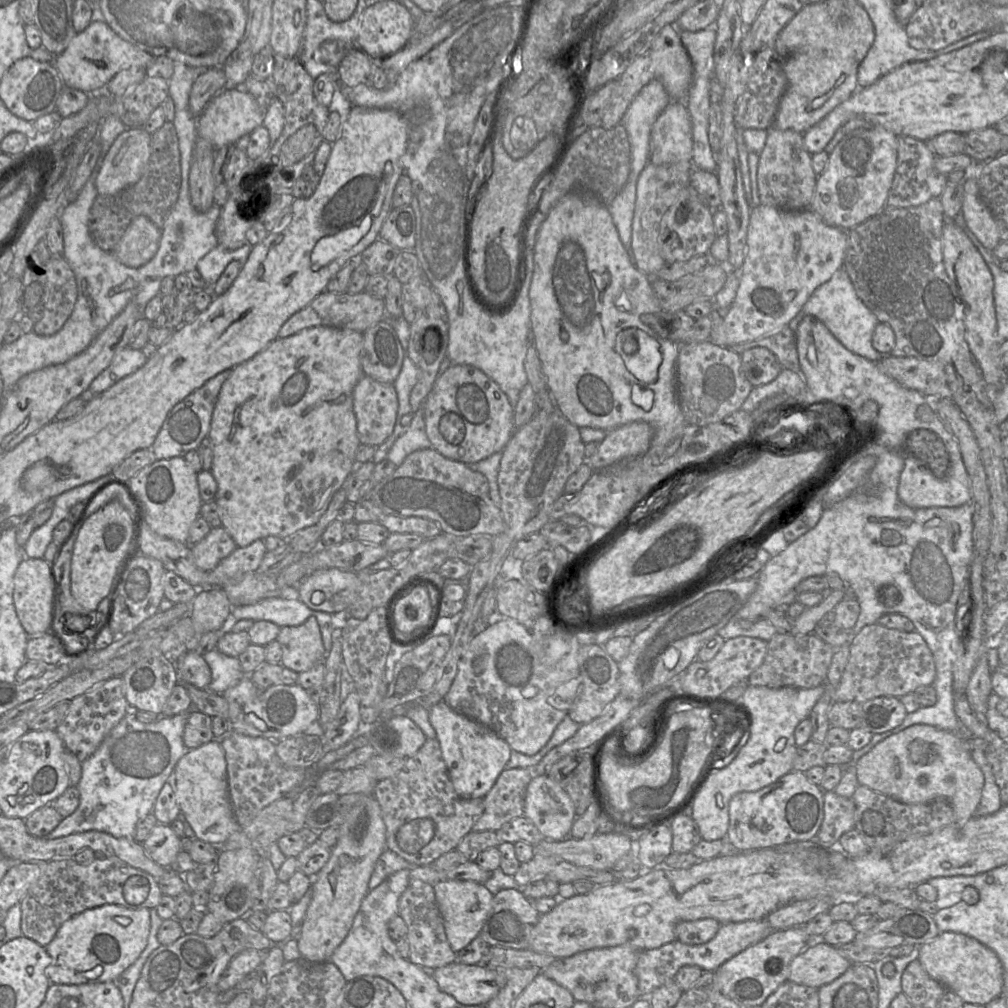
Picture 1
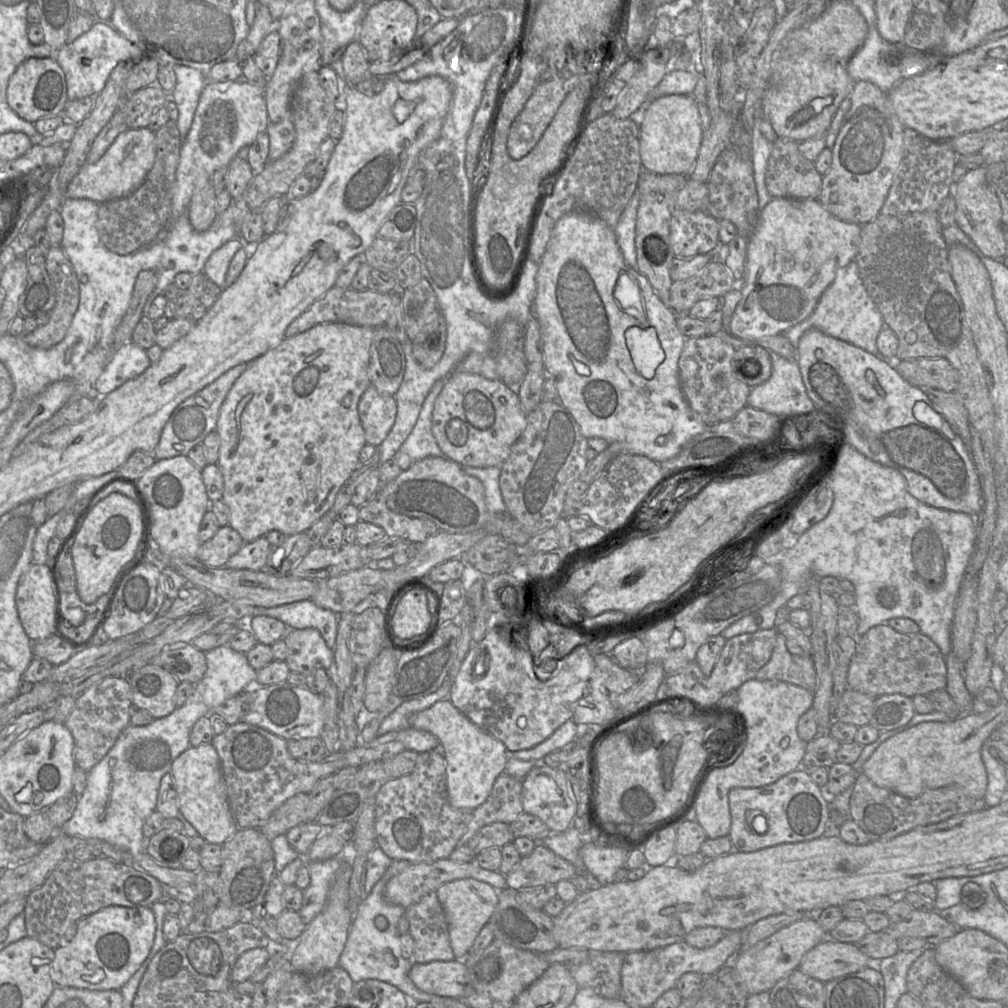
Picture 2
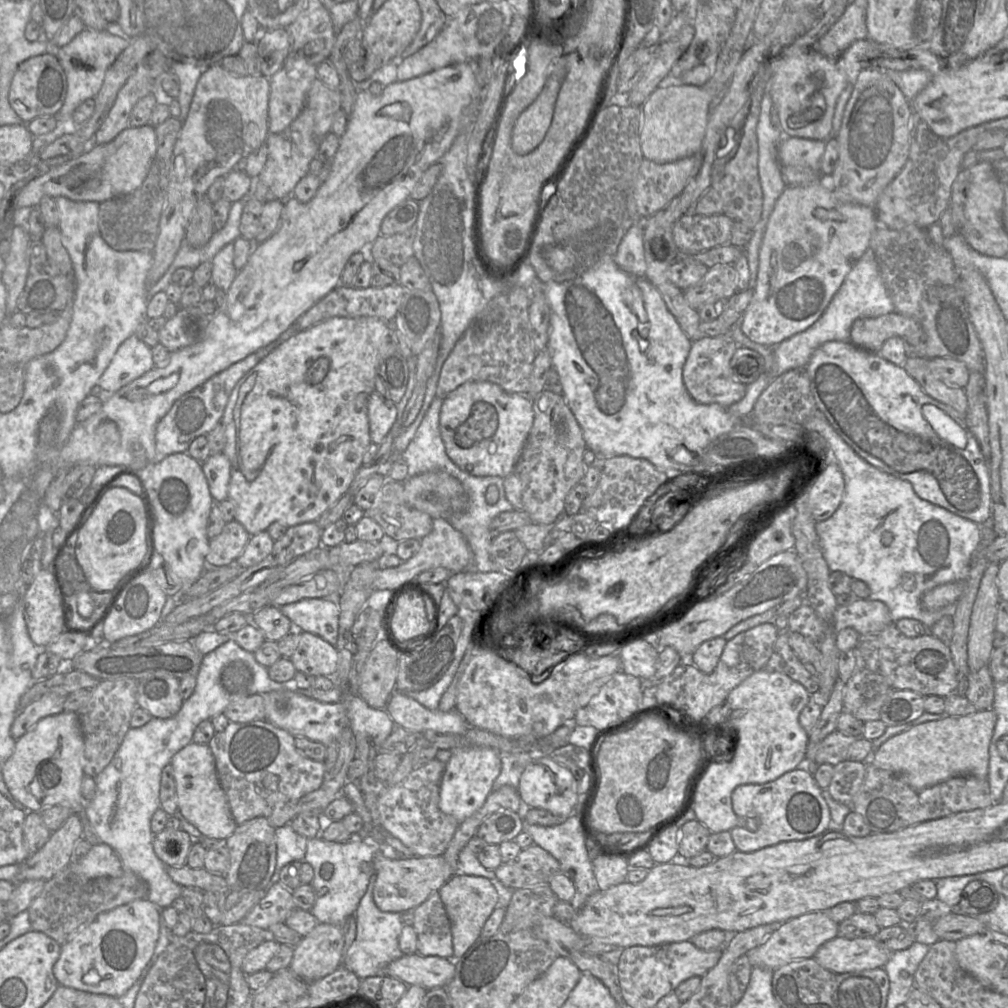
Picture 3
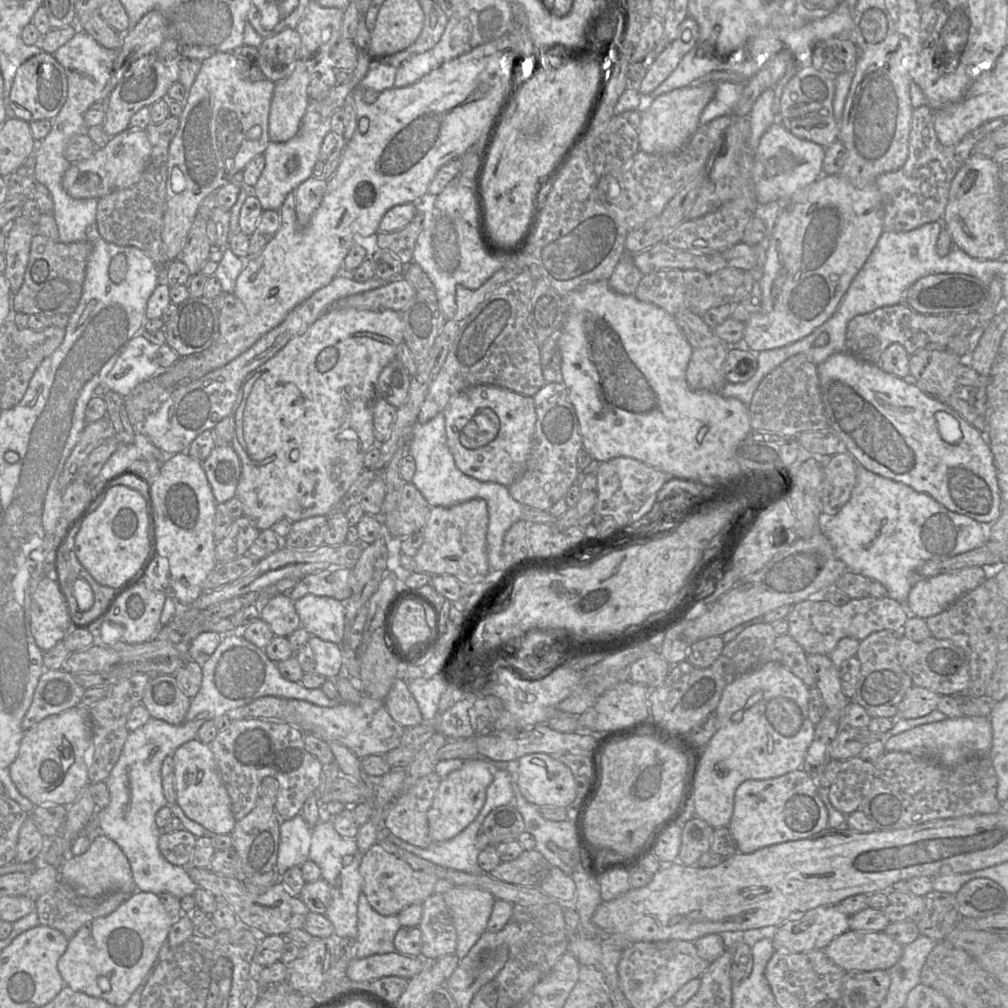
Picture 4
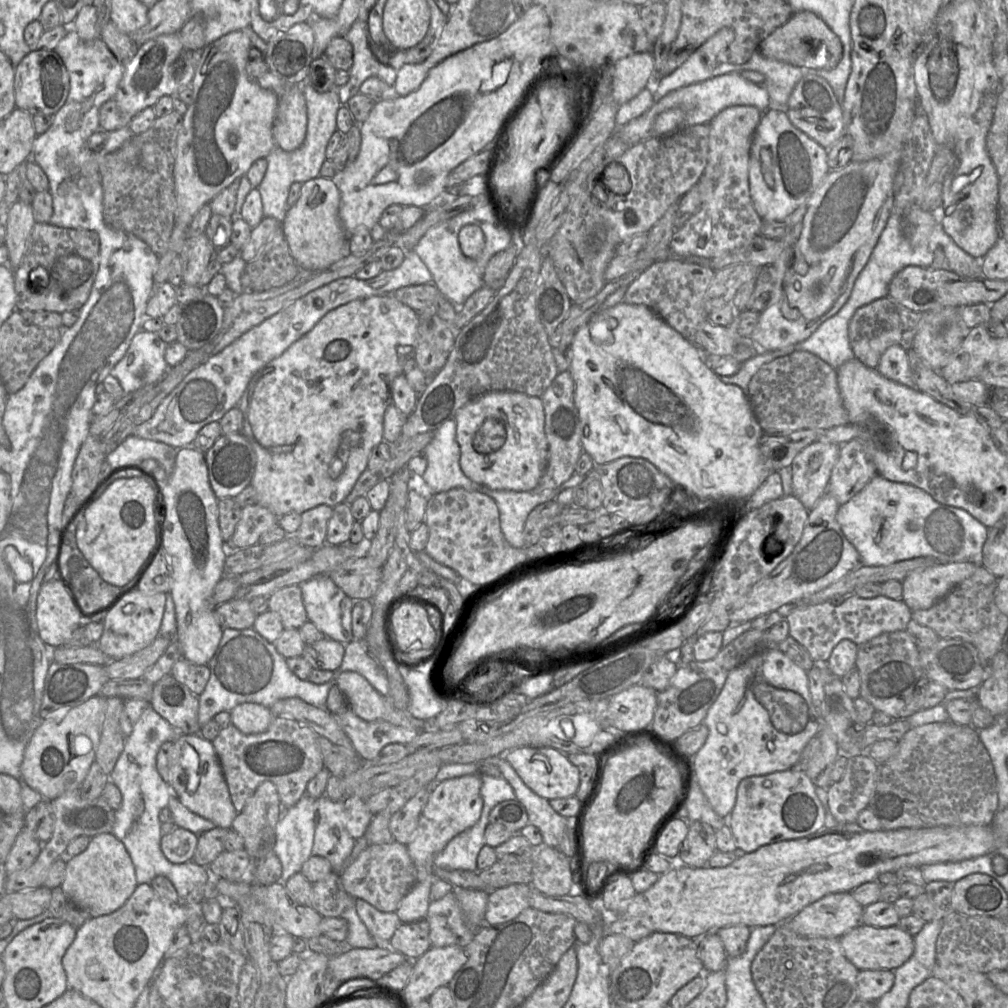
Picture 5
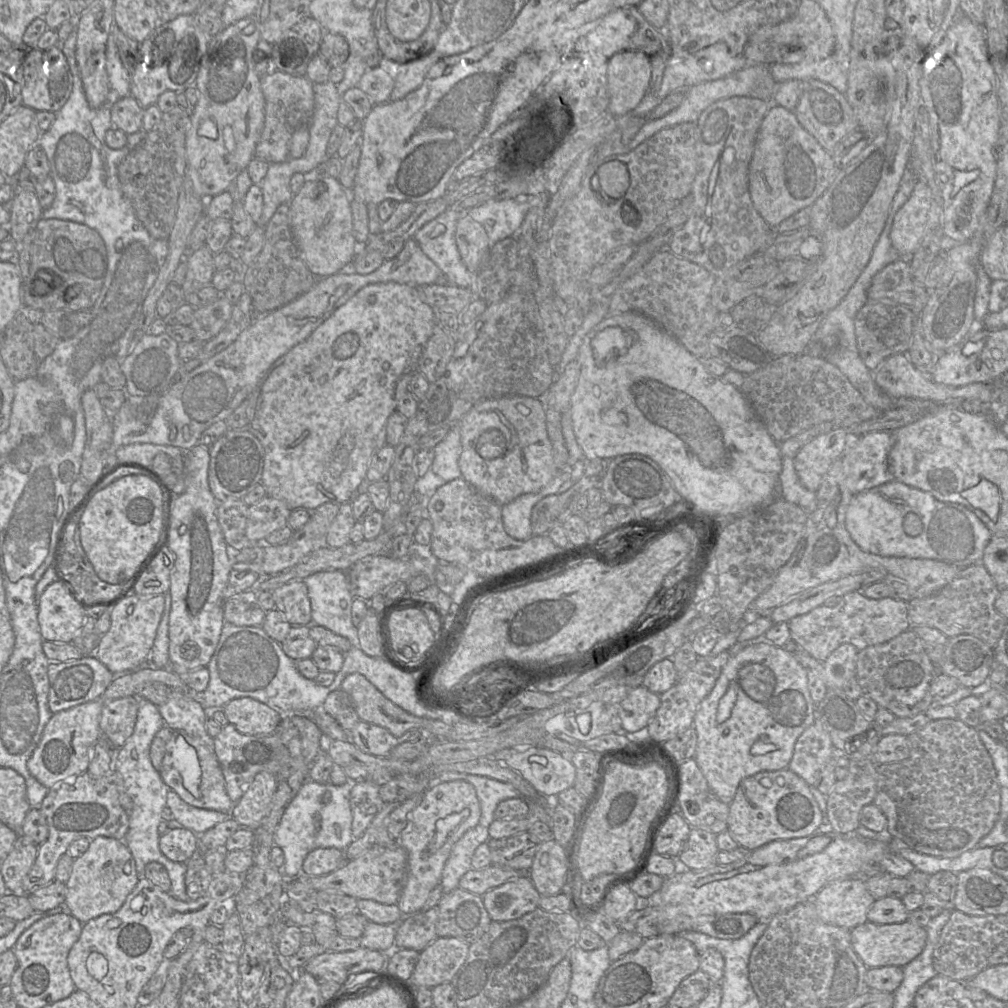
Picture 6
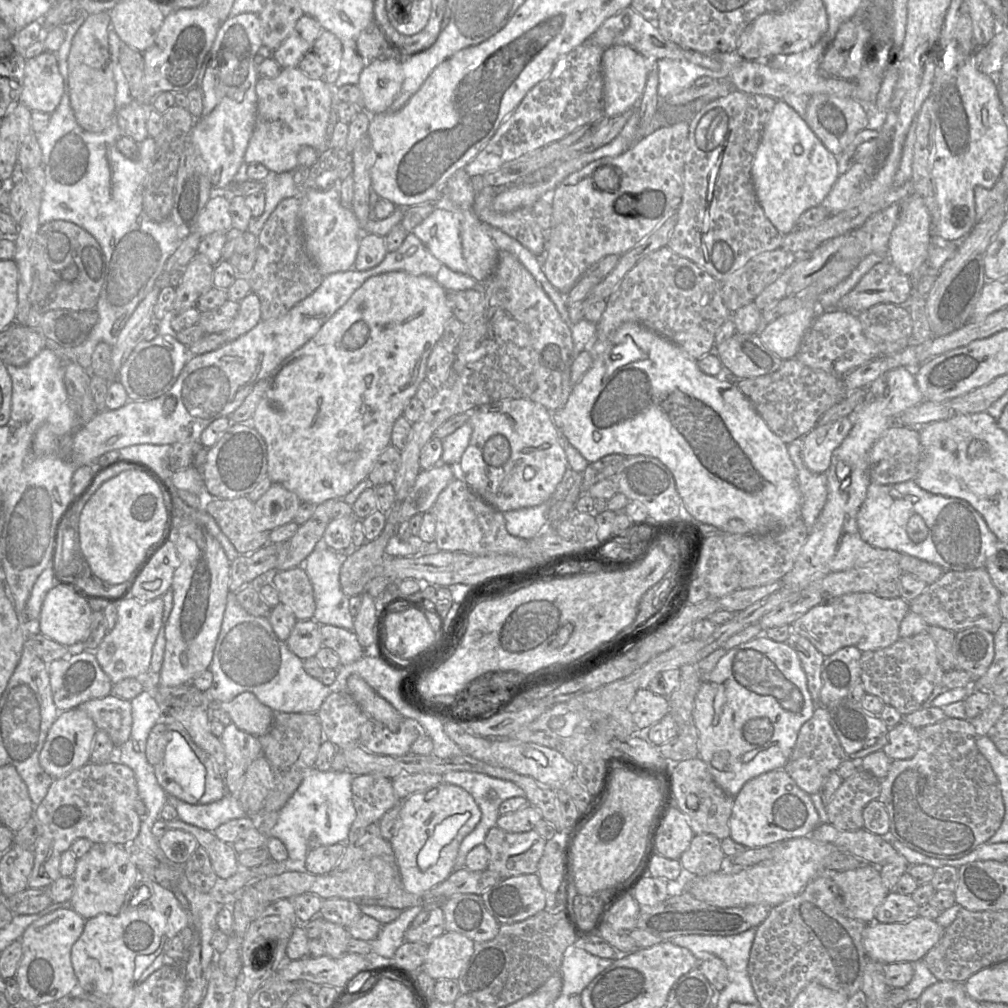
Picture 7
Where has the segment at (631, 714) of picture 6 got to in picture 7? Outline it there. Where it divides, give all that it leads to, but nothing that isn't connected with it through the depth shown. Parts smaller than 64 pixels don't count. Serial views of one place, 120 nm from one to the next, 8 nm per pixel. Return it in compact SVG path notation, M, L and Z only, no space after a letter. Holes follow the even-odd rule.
M648 688L639 689L632 701L632 717L638 729L652 726L669 711L669 699Z

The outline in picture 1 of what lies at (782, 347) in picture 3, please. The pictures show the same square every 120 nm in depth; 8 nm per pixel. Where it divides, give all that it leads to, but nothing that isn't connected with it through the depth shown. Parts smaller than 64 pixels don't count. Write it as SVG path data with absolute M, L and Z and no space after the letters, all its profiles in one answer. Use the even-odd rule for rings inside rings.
M843 267L835 271L827 282L819 286L812 293L802 309L789 322L789 328L796 333L799 323L807 315L814 316L820 320L832 335L850 352L873 362L878 362L884 357L872 345L873 332L880 322L859 299Z

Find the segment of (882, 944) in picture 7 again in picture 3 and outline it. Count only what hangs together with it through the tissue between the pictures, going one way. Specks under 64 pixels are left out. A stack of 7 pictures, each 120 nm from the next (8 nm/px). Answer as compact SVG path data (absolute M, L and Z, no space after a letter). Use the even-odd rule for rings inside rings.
M837 936L821 946L814 959L837 975L883 968L891 953L874 937L848 939Z

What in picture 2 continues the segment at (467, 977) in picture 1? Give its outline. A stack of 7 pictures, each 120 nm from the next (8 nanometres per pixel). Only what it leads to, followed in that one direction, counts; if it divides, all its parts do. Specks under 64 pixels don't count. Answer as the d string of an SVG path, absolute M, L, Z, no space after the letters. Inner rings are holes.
M463 960L413 963L409 978L423 992L447 998L462 998L467 984Z

